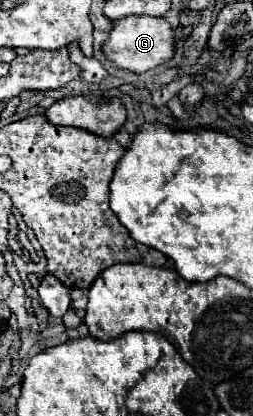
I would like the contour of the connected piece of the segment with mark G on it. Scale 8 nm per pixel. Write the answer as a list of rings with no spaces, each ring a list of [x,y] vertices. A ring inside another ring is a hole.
[[[129,16],[129,18],[113,22],[113,30],[109,32],[109,38],[103,50],[107,58],[113,60],[119,68],[127,68],[131,72],[141,74],[169,62],[175,56],[175,44],[177,44],[177,34],[165,18]]]

